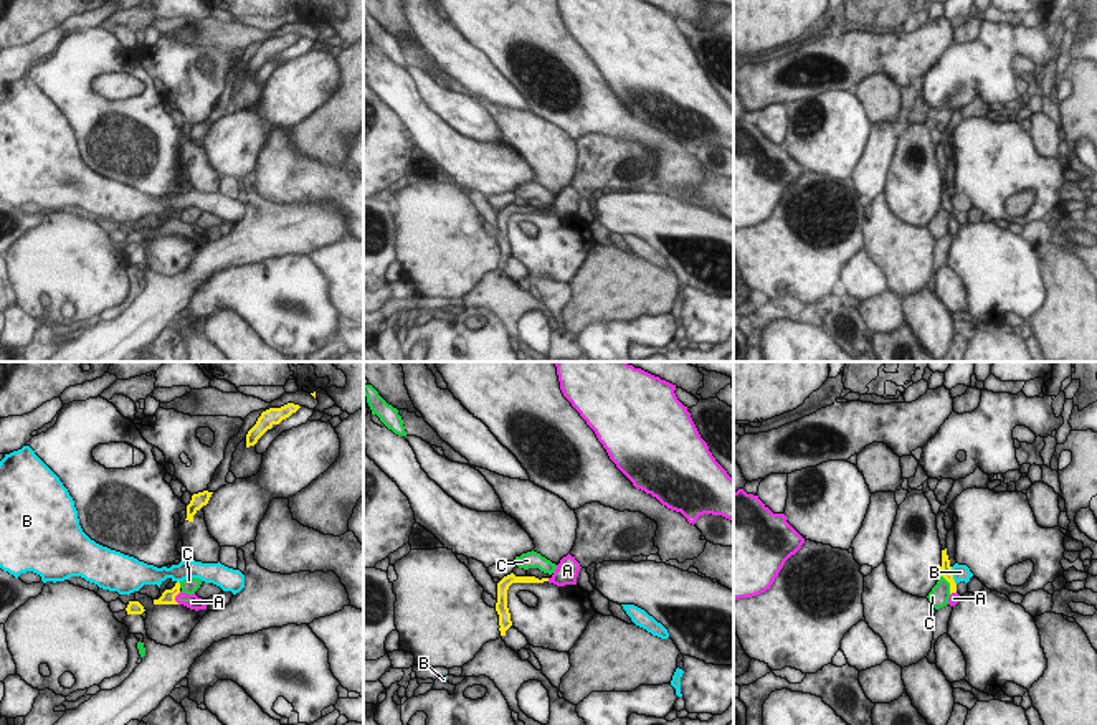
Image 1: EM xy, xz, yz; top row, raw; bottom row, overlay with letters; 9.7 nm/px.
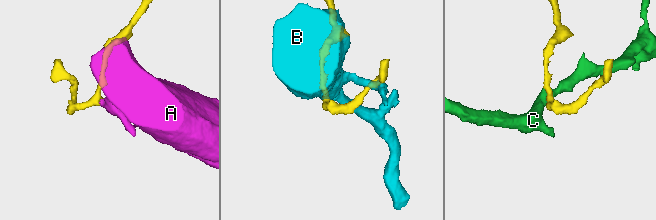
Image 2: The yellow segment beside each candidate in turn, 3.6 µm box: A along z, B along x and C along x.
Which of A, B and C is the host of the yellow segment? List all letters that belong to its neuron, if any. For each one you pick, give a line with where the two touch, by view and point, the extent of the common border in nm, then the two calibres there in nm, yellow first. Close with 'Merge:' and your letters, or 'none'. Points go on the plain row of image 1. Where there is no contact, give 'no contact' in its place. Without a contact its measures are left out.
A: meets yellow in xy at (174, 228); contact 130 nm long; 130 nm thick on the yellow side, 140 nm on the other
Merge: A

